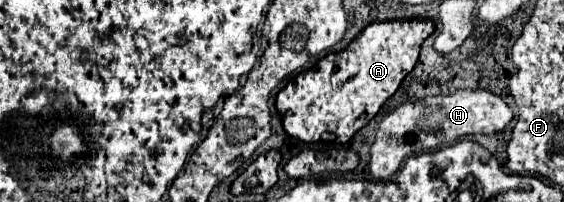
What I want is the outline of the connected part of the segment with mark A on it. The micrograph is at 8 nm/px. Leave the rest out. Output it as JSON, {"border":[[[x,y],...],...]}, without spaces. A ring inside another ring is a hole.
{"border":[[[427,19],[375,21],[367,25],[347,49],[325,55],[315,67],[297,75],[279,91],[275,105],[283,119],[283,129],[305,143],[319,141],[325,131],[335,133],[337,143],[347,143],[397,91],[405,75],[415,67],[421,43],[433,31],[435,23]]]}

